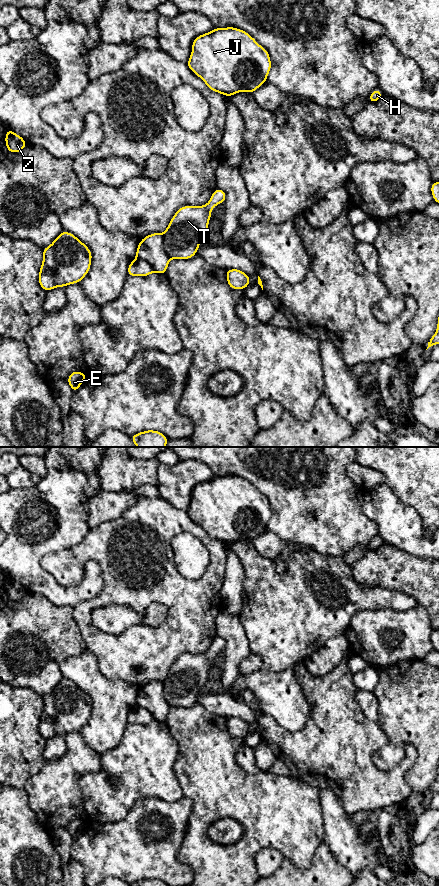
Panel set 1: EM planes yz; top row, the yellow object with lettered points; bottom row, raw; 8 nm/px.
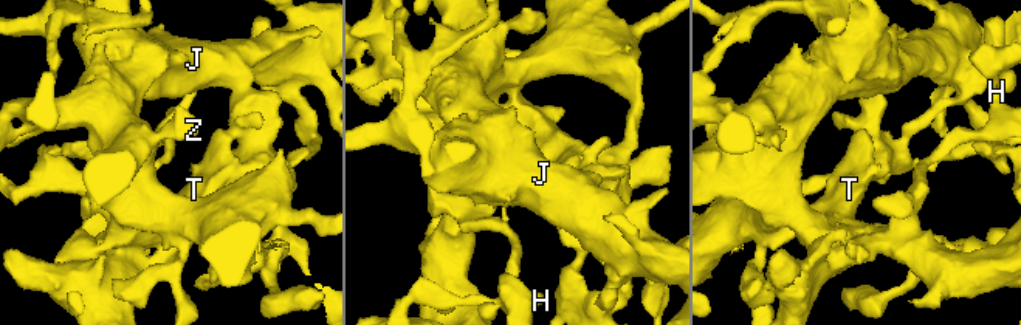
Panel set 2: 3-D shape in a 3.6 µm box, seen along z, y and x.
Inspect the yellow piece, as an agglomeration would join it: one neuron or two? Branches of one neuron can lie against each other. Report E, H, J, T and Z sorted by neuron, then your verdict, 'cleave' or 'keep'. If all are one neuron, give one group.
E H J T Z | keep

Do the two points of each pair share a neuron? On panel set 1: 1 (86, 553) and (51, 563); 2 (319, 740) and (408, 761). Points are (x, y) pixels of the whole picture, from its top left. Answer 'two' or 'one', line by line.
1: one
2: one

